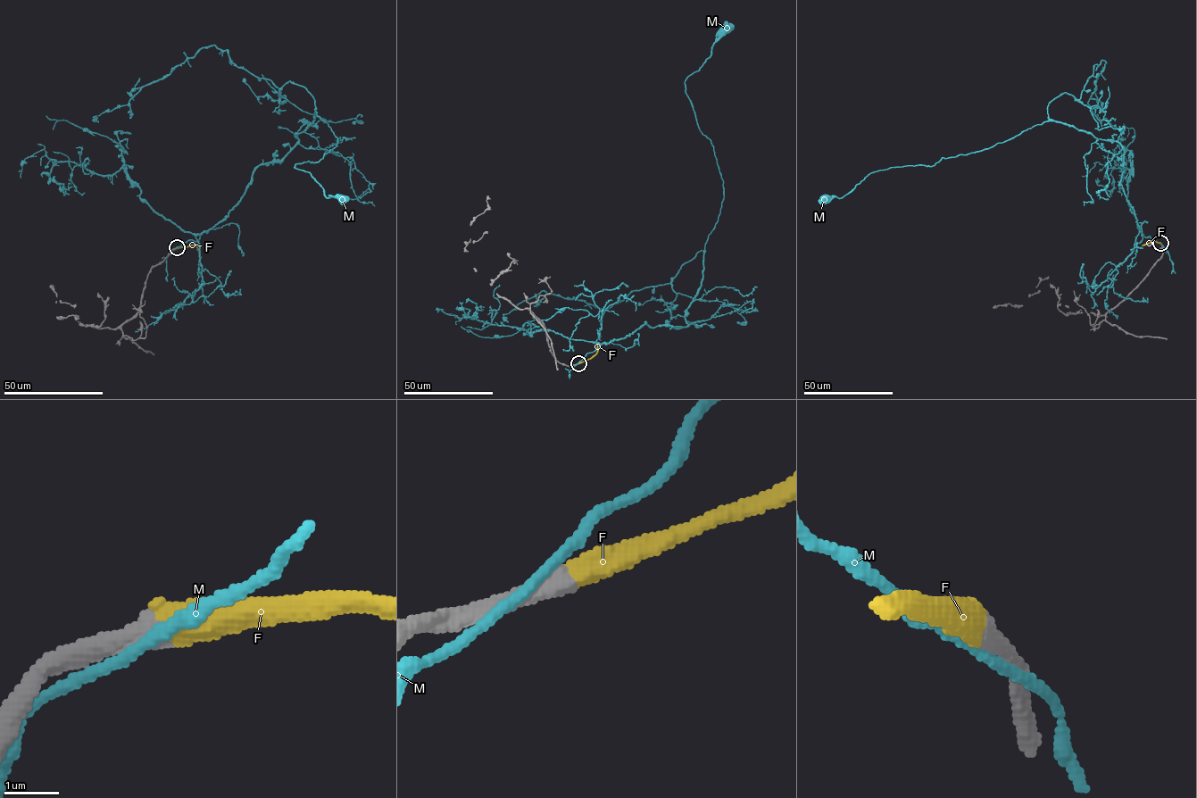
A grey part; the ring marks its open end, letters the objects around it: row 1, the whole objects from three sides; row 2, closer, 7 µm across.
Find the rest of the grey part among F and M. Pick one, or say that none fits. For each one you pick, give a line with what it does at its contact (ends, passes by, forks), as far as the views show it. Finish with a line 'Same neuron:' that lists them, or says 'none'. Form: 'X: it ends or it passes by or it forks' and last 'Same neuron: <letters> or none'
F: it ends
Same neuron: F

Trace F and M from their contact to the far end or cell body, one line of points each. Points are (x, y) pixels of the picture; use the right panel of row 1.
F: (1160, 243), (1151, 241), (1142, 245)
M: (1160, 244), (1141, 232), (1124, 193), (1123, 147), (1054, 120), (934, 165), (878, 170), (841, 198), (824, 198)

